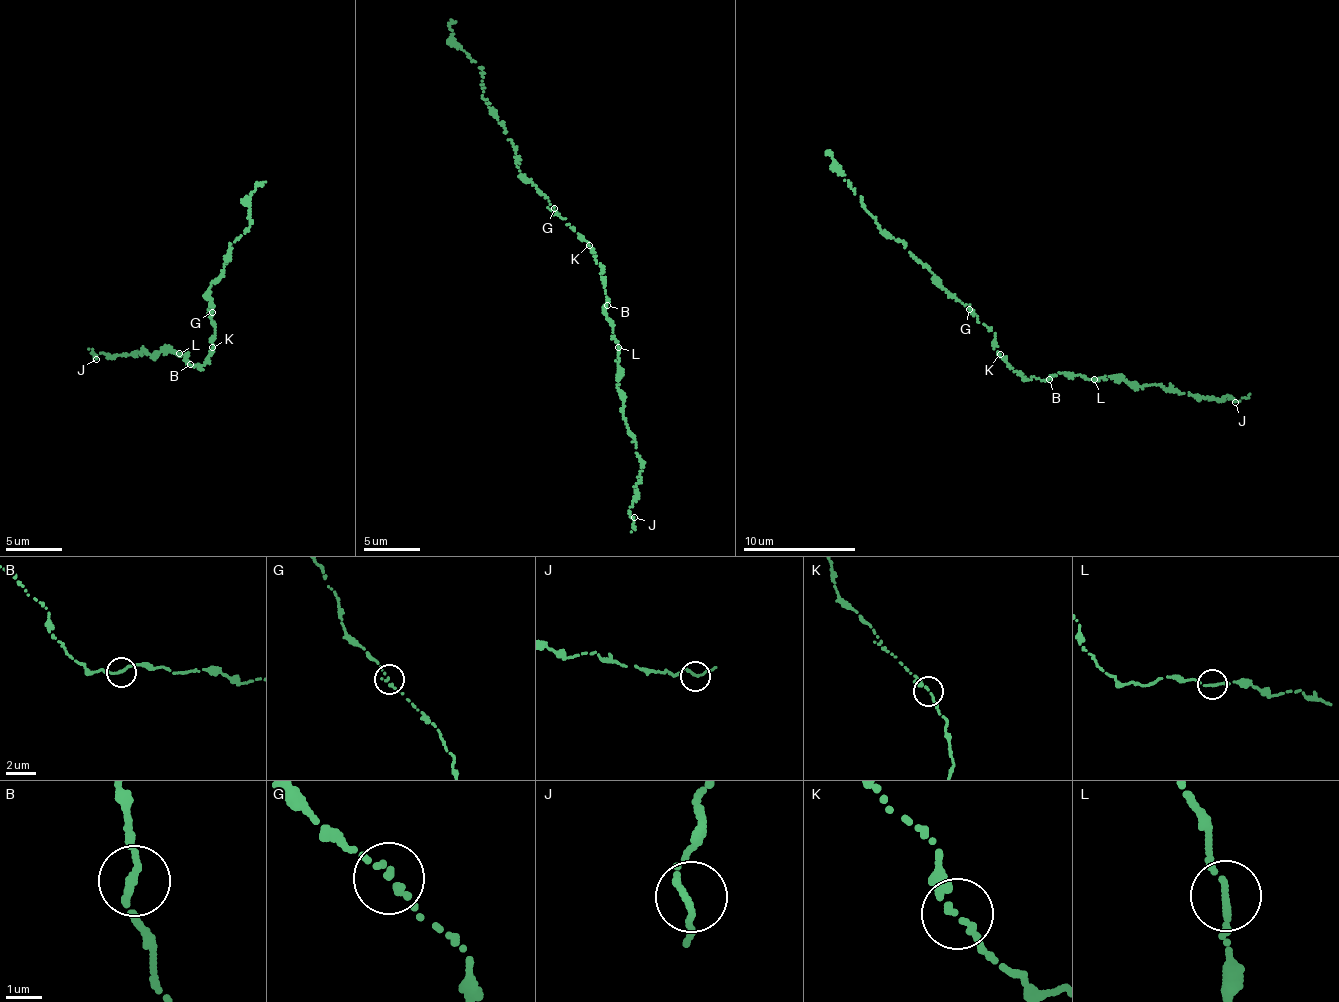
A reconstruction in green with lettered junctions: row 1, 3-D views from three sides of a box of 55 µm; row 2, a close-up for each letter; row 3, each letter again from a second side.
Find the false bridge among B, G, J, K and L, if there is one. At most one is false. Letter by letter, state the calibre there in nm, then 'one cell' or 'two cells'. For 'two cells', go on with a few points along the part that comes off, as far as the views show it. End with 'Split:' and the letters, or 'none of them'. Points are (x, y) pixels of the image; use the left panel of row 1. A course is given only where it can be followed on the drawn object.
B: 180 nm thick; one cell
G: 150 nm thick; one cell
J: 170 nm thick; one cell
K: 170 nm thick; one cell
L: 170 nm thick; one cell
Split: none of them

